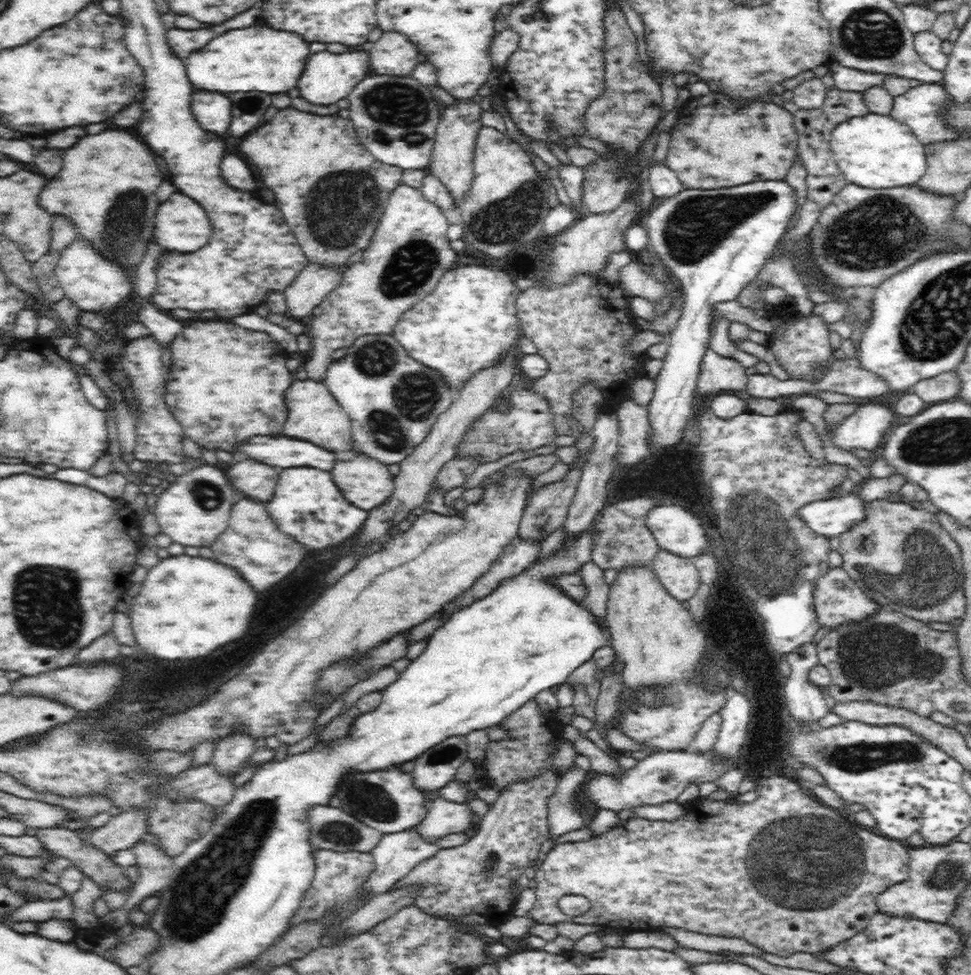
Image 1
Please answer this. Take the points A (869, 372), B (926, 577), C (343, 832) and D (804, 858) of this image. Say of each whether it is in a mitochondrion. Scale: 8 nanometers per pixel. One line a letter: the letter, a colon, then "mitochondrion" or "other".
A: other
B: mitochondrion
C: mitochondrion
D: mitochondrion

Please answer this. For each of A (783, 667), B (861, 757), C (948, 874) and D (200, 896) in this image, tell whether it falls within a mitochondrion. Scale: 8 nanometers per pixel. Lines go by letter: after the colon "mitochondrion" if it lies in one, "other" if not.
A: other
B: mitochondrion
C: mitochondrion
D: mitochondrion

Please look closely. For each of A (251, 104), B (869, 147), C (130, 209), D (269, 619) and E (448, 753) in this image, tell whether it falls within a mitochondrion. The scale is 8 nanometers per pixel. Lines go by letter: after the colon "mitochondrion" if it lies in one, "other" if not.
A: other
B: other
C: mitochondrion
D: other
E: mitochondrion

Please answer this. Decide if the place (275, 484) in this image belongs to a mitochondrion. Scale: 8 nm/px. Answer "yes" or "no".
no

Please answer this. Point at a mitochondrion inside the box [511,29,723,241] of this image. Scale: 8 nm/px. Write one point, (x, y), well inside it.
(630, 98)

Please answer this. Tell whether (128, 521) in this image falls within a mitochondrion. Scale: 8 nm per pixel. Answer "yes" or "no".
no

